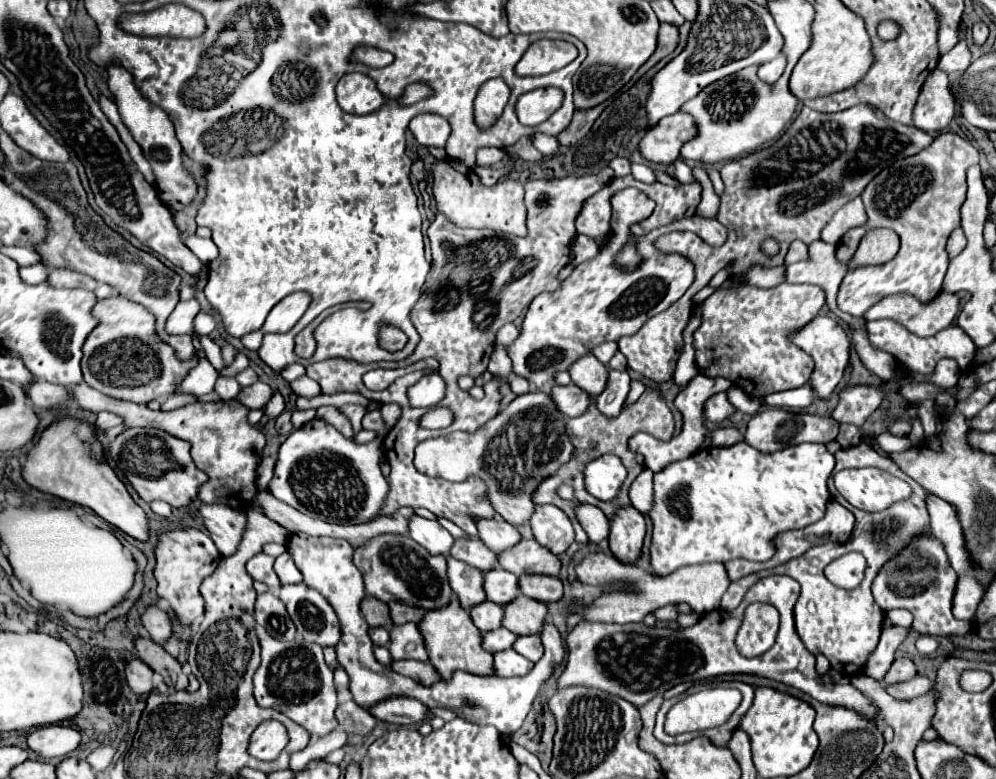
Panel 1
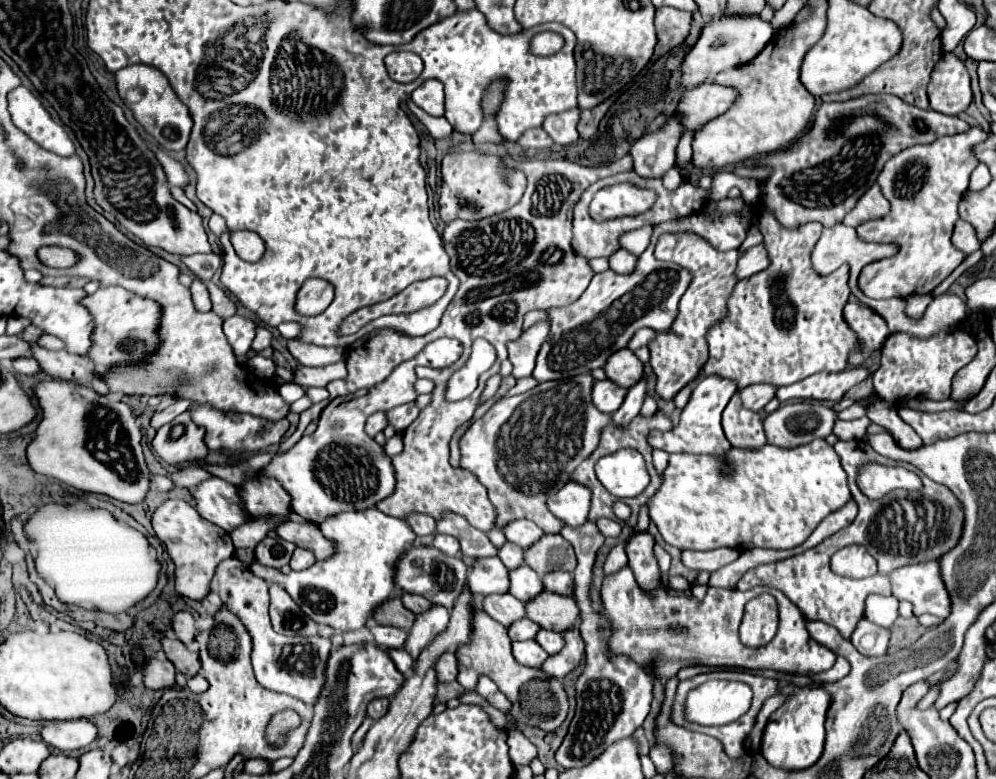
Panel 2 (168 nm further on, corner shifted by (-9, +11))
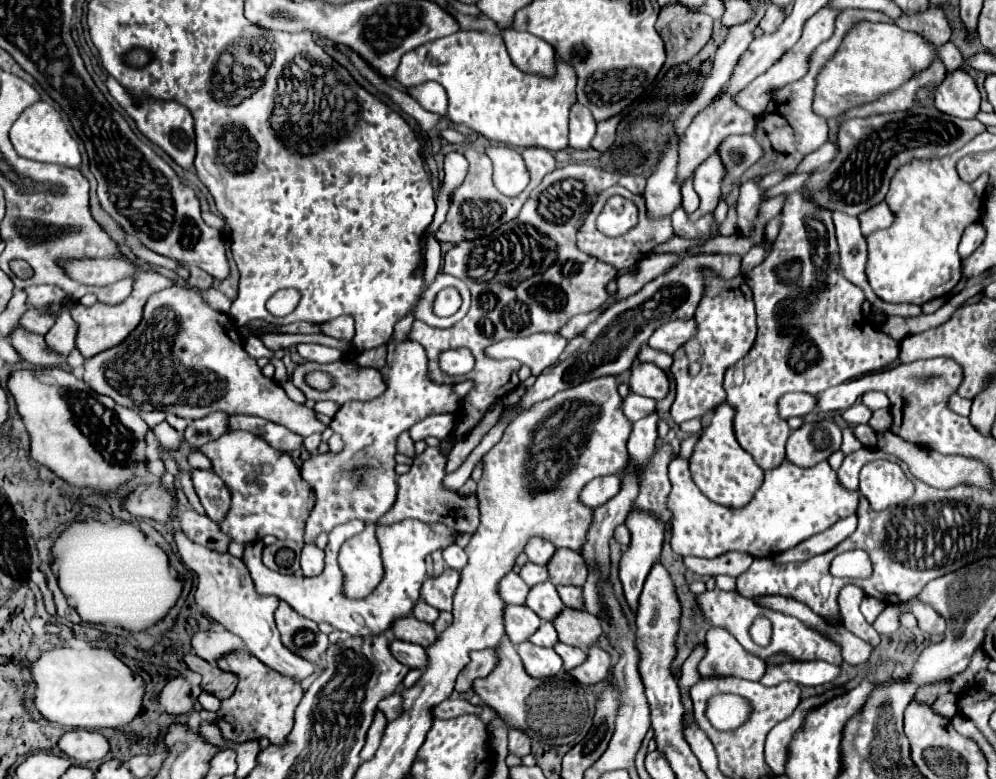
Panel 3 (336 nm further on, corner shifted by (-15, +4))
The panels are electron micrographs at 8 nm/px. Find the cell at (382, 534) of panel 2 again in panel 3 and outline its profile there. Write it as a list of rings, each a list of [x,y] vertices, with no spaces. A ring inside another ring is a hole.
[[[404,519],[400,523],[392,525],[376,525],[376,537],[382,549],[382,565],[384,565],[384,577],[378,583],[378,587],[364,599],[350,599],[344,595],[344,575],[338,565],[338,551],[342,543],[360,533],[364,529],[362,521],[348,521],[344,525],[338,525],[328,535],[326,545],[326,565],[324,571],[316,577],[296,577],[294,574],[281,574],[270,571],[262,565],[262,541],[246,545],[244,551],[244,563],[252,575],[252,581],[256,585],[256,591],[262,595],[276,595],[278,599],[286,601],[294,611],[300,615],[316,621],[316,623],[330,623],[334,629],[344,631],[352,637],[368,637],[368,635],[380,635],[394,623],[396,617],[406,617],[412,613],[412,607],[416,605],[420,597],[420,585],[426,579],[426,565],[424,559],[436,551],[446,549],[454,543],[456,533],[448,529],[446,525],[426,525],[416,519]]]

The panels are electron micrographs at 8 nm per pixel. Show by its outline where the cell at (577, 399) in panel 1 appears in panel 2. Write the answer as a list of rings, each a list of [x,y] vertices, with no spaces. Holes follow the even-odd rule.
[[[602,380],[602,382],[594,384],[592,400],[598,406],[598,410],[612,414],[622,406],[622,402],[626,398],[626,392],[628,392],[626,388],[618,386],[618,384],[610,382],[610,380]]]

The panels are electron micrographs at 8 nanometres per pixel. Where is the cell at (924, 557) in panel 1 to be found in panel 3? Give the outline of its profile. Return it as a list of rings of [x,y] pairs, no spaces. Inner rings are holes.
[[[912,597],[908,601],[910,605],[910,611],[914,613],[914,617],[918,619],[918,627],[924,631],[924,633],[930,633],[930,635],[944,635],[944,629],[946,629],[946,621],[940,613],[932,611],[930,605],[924,605],[918,597]]]

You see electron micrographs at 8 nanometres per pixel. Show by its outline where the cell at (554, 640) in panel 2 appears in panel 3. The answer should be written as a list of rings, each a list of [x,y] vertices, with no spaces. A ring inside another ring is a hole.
[[[556,643],[554,651],[562,657],[564,661],[564,669],[572,669],[576,665],[580,665],[586,659],[586,653],[582,649],[576,649],[572,645],[564,645],[564,643]]]

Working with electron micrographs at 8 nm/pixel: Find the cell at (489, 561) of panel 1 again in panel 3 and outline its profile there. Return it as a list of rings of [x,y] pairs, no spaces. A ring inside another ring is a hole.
[[[528,561],[528,563],[520,569],[520,577],[522,577],[524,583],[528,583],[528,585],[532,587],[532,585],[538,585],[538,583],[546,581],[546,579],[548,579],[548,571],[546,571],[546,567]]]

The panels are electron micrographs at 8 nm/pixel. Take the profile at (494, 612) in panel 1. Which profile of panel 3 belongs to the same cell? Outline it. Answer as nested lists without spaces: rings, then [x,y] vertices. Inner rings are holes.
[[[526,605],[504,607],[504,629],[514,645],[526,641],[540,627],[540,617]]]

